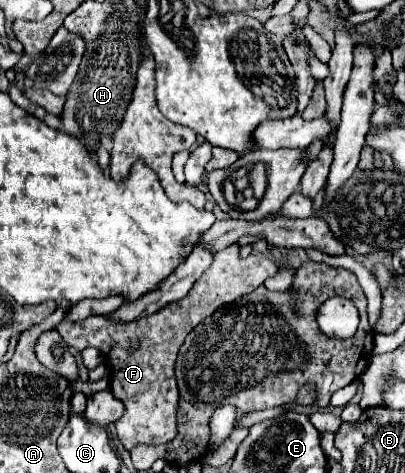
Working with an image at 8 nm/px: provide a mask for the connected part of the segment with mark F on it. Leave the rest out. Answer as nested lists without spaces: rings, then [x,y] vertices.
[[[232,244],[220,252],[216,252],[212,264],[208,266],[208,270],[204,272],[204,276],[200,280],[196,280],[196,284],[192,286],[192,292],[188,292],[188,296],[184,296],[184,300],[172,302],[168,304],[168,308],[160,308],[160,312],[154,312],[152,316],[142,316],[140,320],[132,320],[128,324],[124,324],[122,320],[112,320],[110,316],[88,316],[86,320],[80,322],[70,322],[70,320],[62,320],[60,326],[56,326],[56,330],[60,332],[60,336],[64,338],[64,342],[76,350],[84,350],[84,348],[98,348],[104,356],[106,362],[110,366],[110,388],[114,392],[114,396],[118,400],[124,402],[126,410],[124,416],[120,420],[114,422],[116,426],[116,434],[118,440],[122,442],[122,446],[130,452],[136,444],[170,444],[172,438],[176,438],[178,426],[176,426],[176,414],[178,414],[178,388],[176,388],[176,376],[174,376],[174,364],[178,358],[178,350],[184,344],[184,338],[188,336],[188,332],[192,332],[192,328],[196,324],[200,324],[204,318],[212,316],[212,312],[216,312],[220,306],[238,300],[240,296],[250,294],[252,290],[256,290],[258,286],[262,286],[262,282],[270,276],[274,276],[278,272],[278,266],[274,260],[262,256],[262,254],[250,254],[248,258],[240,258],[238,254],[240,246]]]

